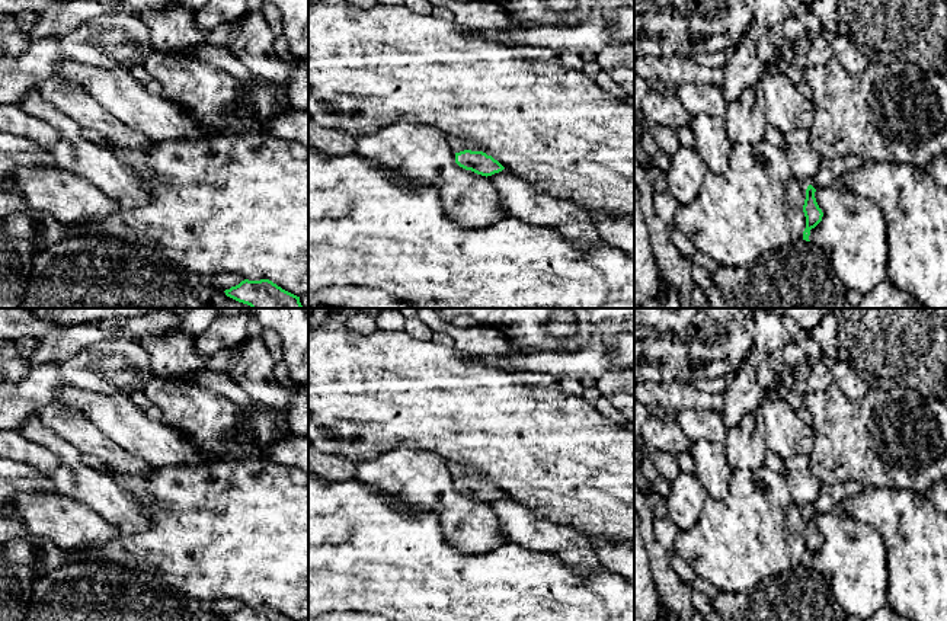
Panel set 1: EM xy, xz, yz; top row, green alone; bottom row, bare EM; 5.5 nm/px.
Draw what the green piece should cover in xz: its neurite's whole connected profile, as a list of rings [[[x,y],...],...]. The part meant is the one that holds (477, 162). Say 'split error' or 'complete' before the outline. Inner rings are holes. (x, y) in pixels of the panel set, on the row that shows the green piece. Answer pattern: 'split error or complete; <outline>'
split error; [[[447,137],[451,150],[455,153],[455,163],[482,176],[492,176],[505,167],[492,156],[483,153],[482,147],[468,138]]]

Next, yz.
split error; [[[791,176],[784,198],[791,209],[802,209],[804,212],[806,228],[803,231],[803,240],[806,241],[810,241],[810,230],[815,228],[823,217],[816,202],[815,192],[816,189],[812,185]]]

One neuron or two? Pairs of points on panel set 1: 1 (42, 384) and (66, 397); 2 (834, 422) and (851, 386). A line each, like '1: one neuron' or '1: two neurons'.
1: two neurons
2: two neurons

